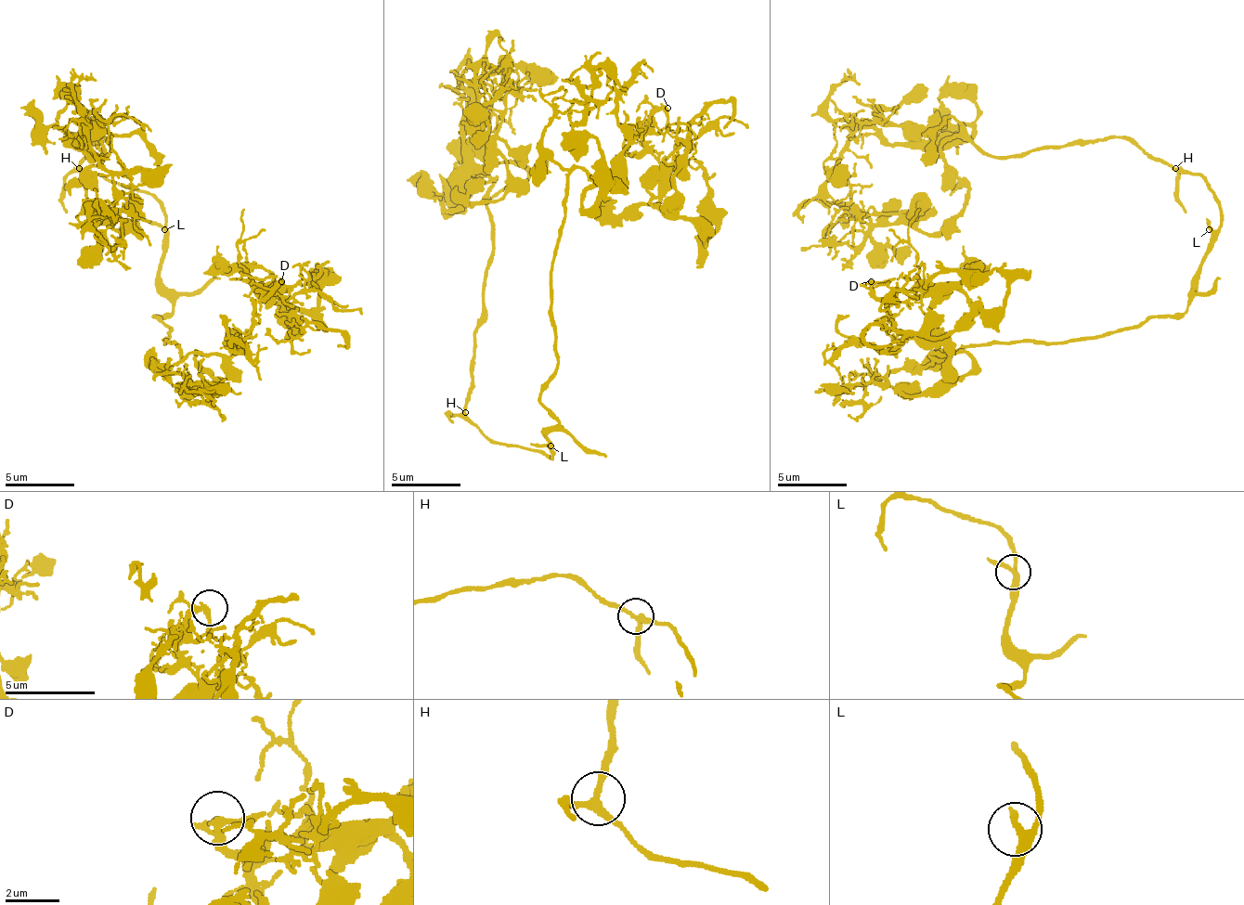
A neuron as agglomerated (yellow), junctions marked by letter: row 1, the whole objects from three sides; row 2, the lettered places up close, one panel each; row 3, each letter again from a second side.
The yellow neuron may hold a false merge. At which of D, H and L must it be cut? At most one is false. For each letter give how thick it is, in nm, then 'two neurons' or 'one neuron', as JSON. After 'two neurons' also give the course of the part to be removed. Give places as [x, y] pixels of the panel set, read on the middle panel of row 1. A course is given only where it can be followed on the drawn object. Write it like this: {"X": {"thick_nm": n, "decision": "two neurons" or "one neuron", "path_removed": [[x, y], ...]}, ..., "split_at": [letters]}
{"D": {"thick_nm": 220, "decision": "one neuron"}, "H": {"thick_nm": 260, "decision": "one neuron"}, "L": {"thick_nm": 260, "decision": "one neuron"}, "split_at": []}

